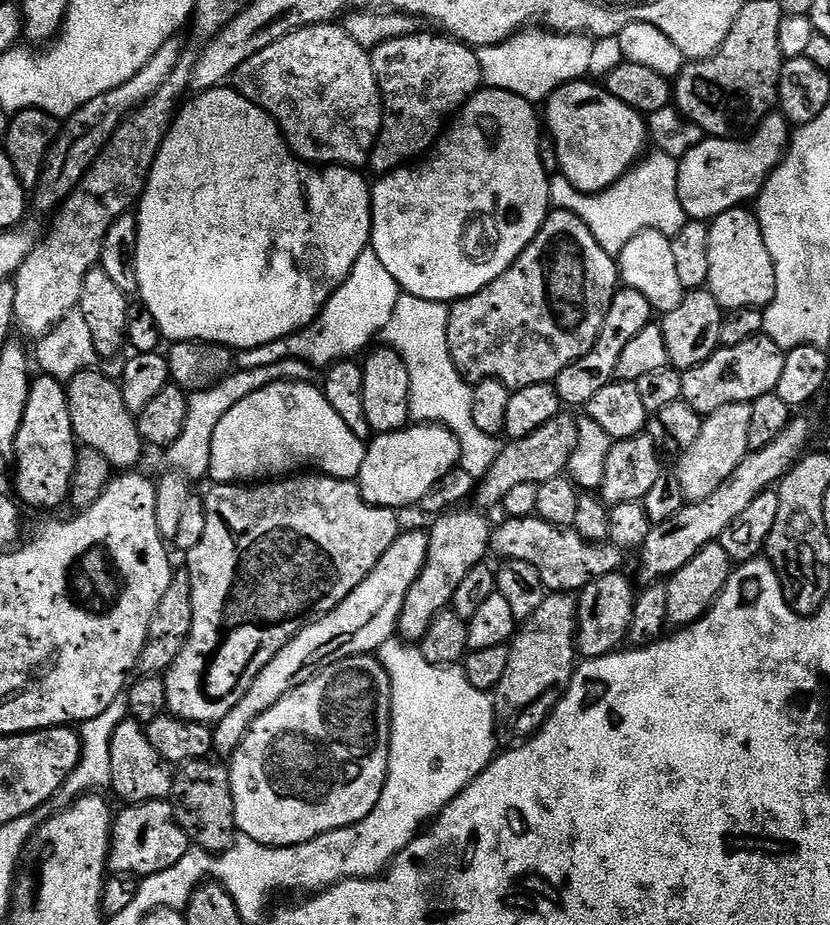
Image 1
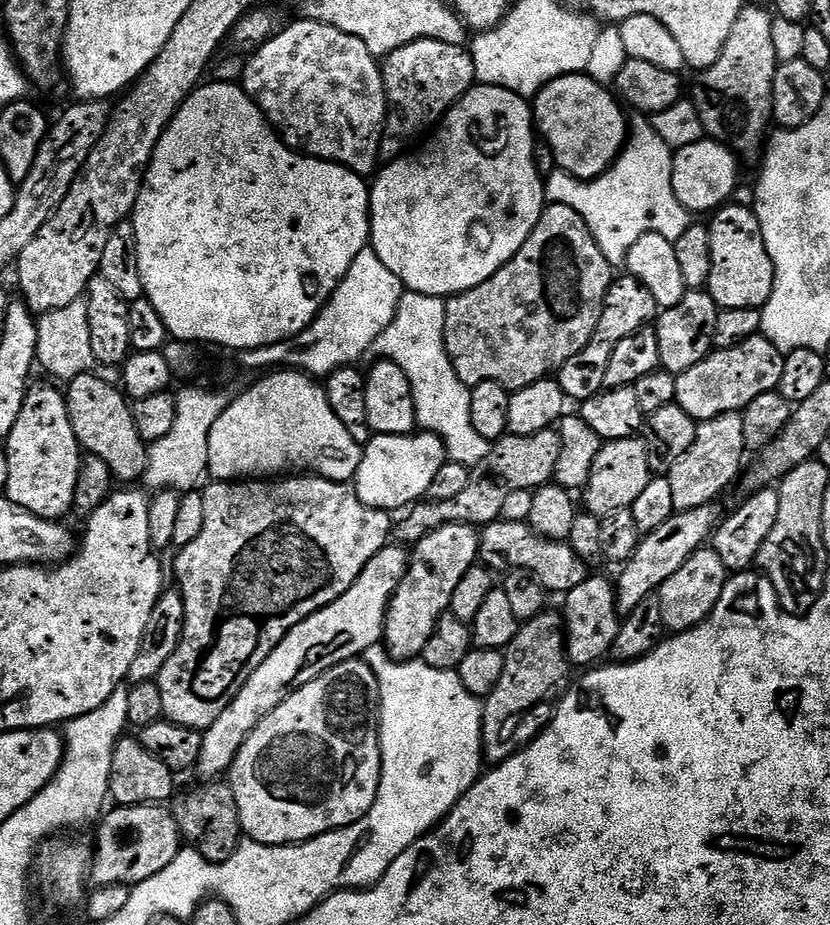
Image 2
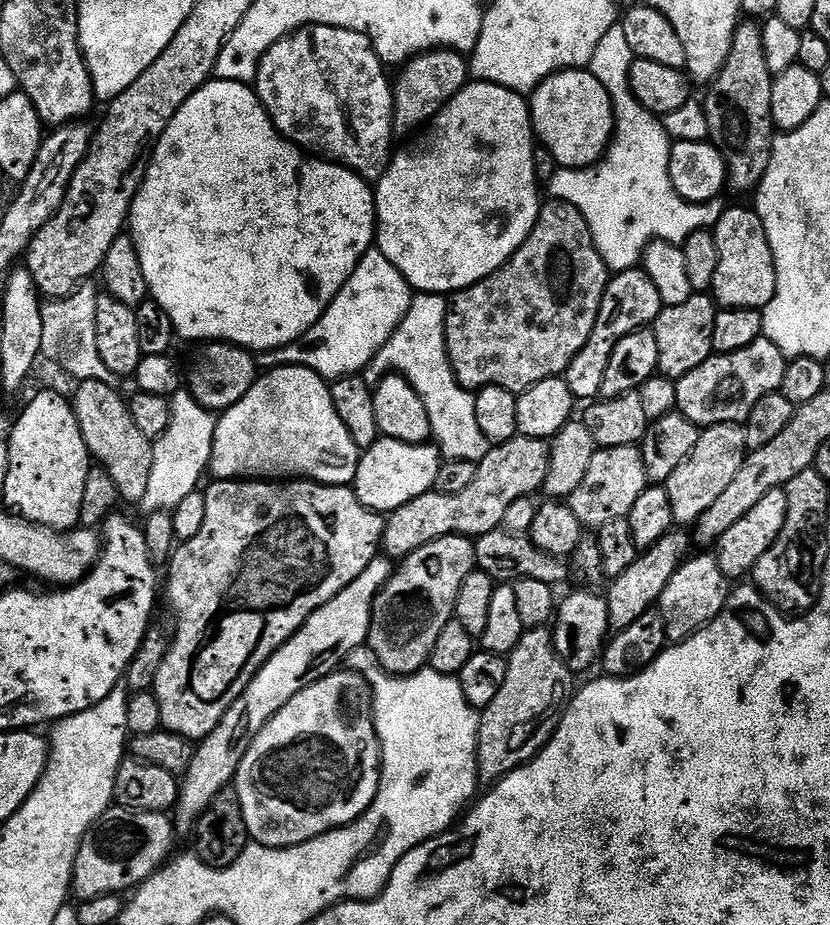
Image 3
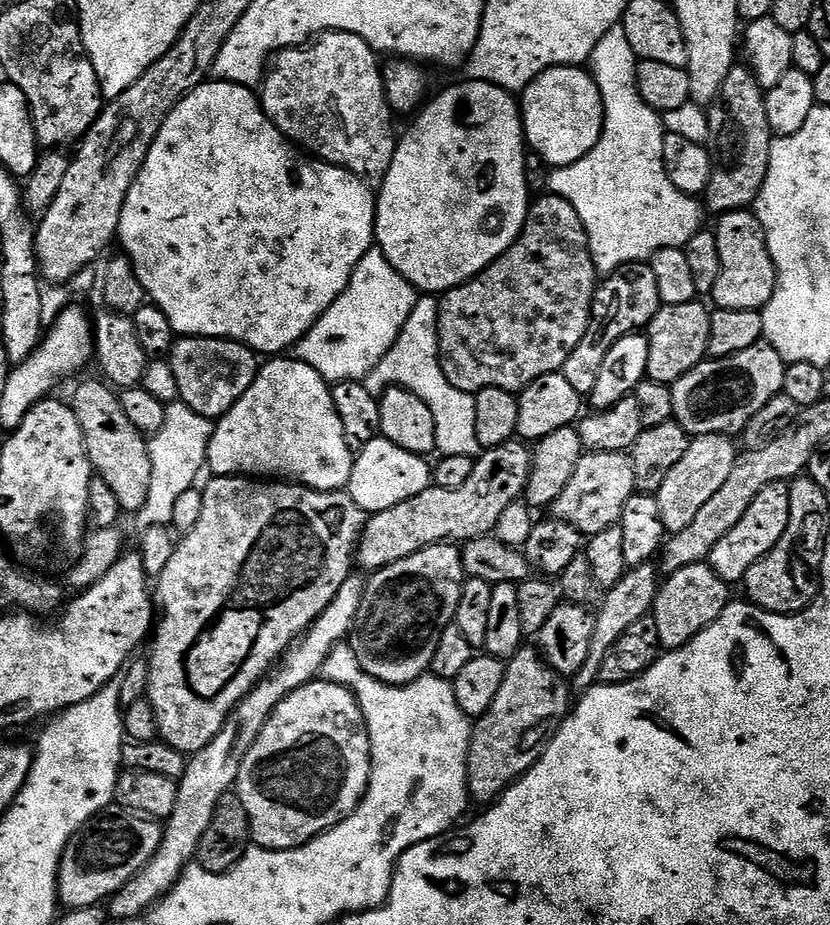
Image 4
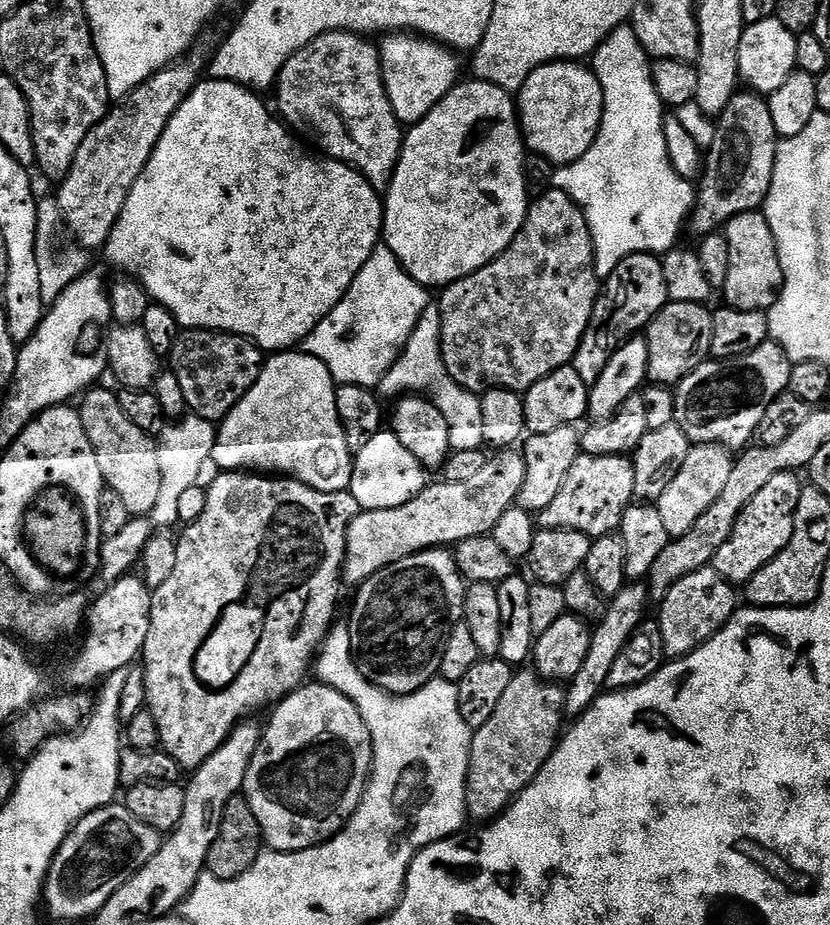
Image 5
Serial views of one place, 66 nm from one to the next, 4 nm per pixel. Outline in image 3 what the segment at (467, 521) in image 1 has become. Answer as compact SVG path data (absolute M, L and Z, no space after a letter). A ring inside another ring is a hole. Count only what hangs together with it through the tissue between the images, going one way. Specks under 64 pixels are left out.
M467 536L438 538L399 561L386 586L376 596L372 607L372 625L368 631L367 647L372 649L385 672L391 672L394 676L412 676L428 664L430 654L438 643L438 637L442 635L442 629L456 615L458 590L475 568L476 546Z

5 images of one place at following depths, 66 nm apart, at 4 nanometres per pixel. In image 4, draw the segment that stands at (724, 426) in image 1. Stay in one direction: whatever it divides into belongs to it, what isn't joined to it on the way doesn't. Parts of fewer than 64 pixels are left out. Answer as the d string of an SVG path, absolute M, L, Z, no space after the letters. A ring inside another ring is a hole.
M706 434L695 437L689 443L686 454L670 474L666 474L666 482L662 482L659 492L655 493L656 501L662 506L662 520L669 534L687 532L690 522L698 515L698 510L710 502L710 498L726 483L726 478L734 470L734 462L738 448L732 445L732 436Z

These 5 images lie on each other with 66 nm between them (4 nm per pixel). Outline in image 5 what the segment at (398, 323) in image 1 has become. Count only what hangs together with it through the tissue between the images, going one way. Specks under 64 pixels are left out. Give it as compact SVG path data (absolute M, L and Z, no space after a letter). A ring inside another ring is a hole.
M436 302L428 303L426 310L418 318L418 326L414 326L406 346L400 352L399 358L394 362L390 371L380 379L378 385L378 392L381 397L400 398L409 390L423 390L430 397L432 403L438 406L438 410L442 414L442 418L446 418L446 426L450 430L452 452L478 451L485 447L484 435L482 434L480 396L458 386L458 382L454 382L454 378L450 378L444 365L442 318L440 317L439 303Z

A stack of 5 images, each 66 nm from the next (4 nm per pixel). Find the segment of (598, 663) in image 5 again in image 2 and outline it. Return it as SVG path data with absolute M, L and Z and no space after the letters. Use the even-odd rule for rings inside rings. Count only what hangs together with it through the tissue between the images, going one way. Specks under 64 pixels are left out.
M713 502L694 510L676 511L670 518L666 518L666 522L662 522L662 526L658 526L658 530L650 530L641 535L638 550L634 550L634 554L619 569L620 577L615 577L614 580L616 607L621 613L632 612L642 602L653 599L666 578L671 578L677 570L682 570L690 557L711 541L722 519L720 506Z

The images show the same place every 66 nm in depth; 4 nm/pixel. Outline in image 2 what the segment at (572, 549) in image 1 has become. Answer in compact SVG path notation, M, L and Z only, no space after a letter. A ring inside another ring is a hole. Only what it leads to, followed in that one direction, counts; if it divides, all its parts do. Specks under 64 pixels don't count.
M503 518L483 525L478 560L496 574L507 574L513 570L534 574L552 594L566 594L574 590L574 586L582 586L582 582L590 575L589 565L585 564L568 542L539 536L527 522L510 522Z

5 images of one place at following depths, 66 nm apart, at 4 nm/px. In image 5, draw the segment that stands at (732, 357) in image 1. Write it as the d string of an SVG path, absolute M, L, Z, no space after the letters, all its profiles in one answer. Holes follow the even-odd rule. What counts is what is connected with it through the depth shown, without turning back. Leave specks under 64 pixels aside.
M775 342L758 346L750 354L733 360L709 358L675 385L675 424L693 445L721 444L729 450L743 450L757 439L762 418L774 398L791 385L793 361Z

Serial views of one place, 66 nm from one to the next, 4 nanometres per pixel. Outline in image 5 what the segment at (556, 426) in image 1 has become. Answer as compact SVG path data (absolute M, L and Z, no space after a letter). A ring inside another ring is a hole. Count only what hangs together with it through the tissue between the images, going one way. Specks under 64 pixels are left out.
M500 450L489 455L482 470L465 484L429 483L405 505L373 512L361 511L361 516L353 518L348 536L343 537L343 583L359 586L386 566L425 552L427 548L455 546L466 538L491 534L498 526L498 518L502 518L502 514L506 514L506 510L519 501L522 481L525 479L523 451Z

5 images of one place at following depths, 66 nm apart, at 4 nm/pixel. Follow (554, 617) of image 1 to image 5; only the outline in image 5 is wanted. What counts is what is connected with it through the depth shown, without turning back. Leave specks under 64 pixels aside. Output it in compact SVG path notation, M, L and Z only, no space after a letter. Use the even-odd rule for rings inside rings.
M529 670L529 672L517 671L513 675L509 688L502 694L502 702L498 702L498 710L494 710L494 714L490 714L490 718L482 725L482 727L475 729L472 733L472 749L468 755L468 781L466 782L466 806L468 807L468 816L471 819L480 821L476 822L491 822L520 795L527 784L529 784L536 775L542 770L542 766L545 762L552 757L552 751L556 749L558 741L562 736L562 727L560 723L566 720L566 713L564 711L564 702L566 699L566 692L563 687L557 686L555 683L549 682L535 670Z

